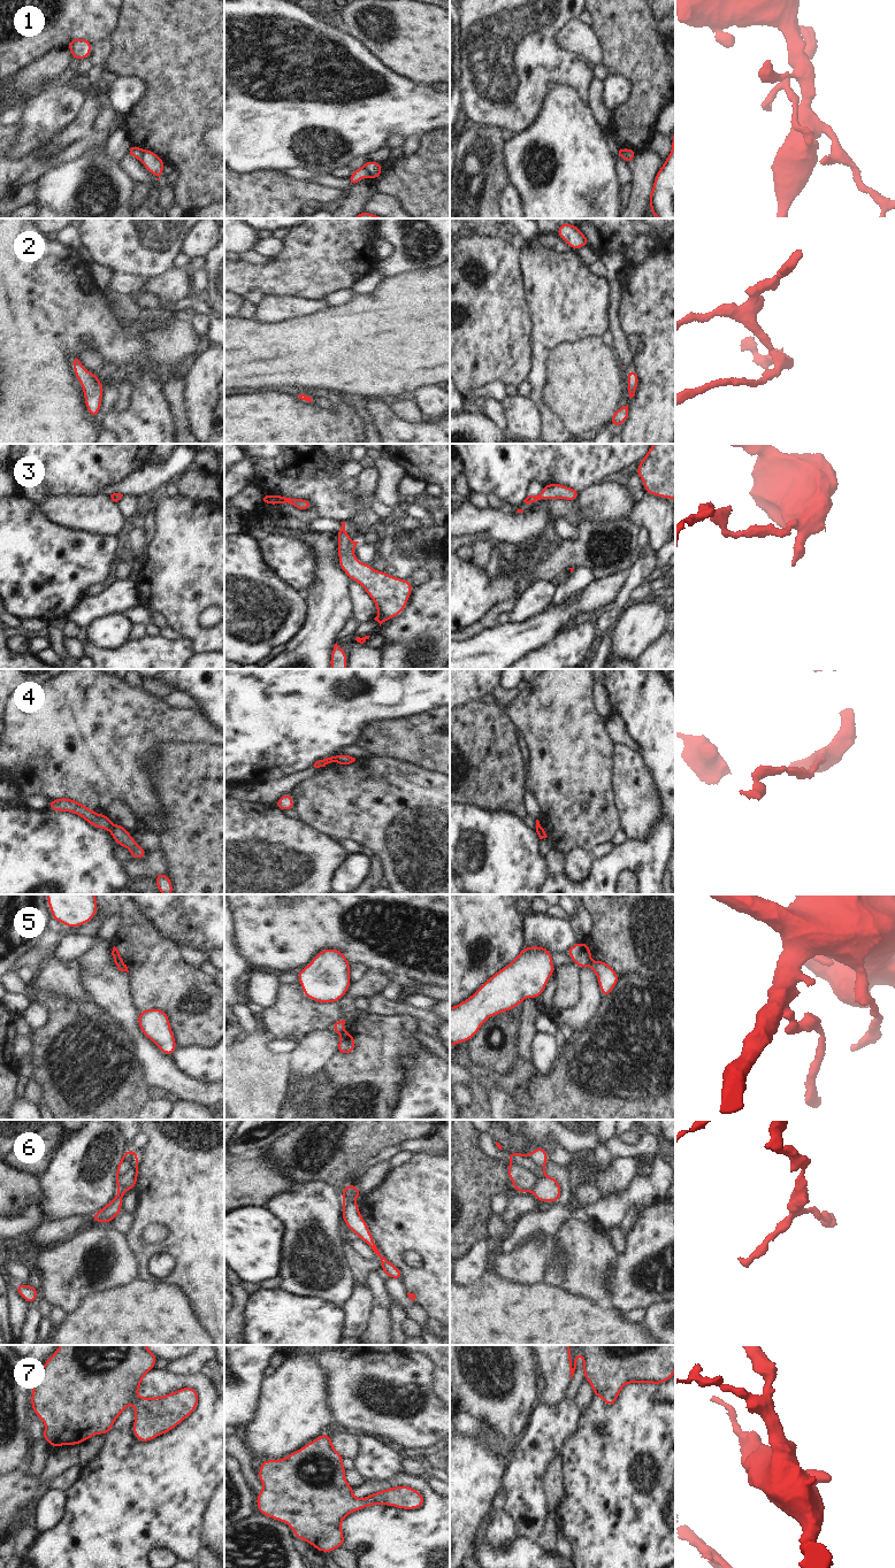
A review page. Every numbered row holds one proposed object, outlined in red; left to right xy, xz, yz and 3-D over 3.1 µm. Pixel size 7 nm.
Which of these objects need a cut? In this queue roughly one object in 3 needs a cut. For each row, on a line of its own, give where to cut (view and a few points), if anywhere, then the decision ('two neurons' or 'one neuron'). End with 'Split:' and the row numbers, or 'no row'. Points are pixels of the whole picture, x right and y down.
1: yz (624, 148), (632, 160) | two neurons
2: no cut | one neuron
3: no cut | one neuron
4: xz (335, 756), (333, 761) | two neurons
5: xy (122, 960), (115, 965) | two neurons
6: yz (543, 1175), (536, 1178), (530, 1190) | two neurons
7: no cut | one neuron
Split: 1, 4, 5, 6

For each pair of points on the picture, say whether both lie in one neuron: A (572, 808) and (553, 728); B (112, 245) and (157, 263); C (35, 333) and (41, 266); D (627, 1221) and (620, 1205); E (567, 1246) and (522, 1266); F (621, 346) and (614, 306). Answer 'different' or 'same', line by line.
A: same
B: same
C: same
D: different
E: same
F: same

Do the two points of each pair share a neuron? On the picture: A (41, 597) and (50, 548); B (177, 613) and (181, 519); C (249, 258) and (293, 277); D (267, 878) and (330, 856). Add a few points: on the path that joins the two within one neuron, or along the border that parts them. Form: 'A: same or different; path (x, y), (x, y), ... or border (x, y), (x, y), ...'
A: same; path (51, 585), (55, 576), (50, 570), (50, 560)
B: same; path (180, 590), (181, 542)
C: different; border (275, 260), (267, 266), (253, 266), (243, 261)
D: same; path (283, 868), (314, 856)

